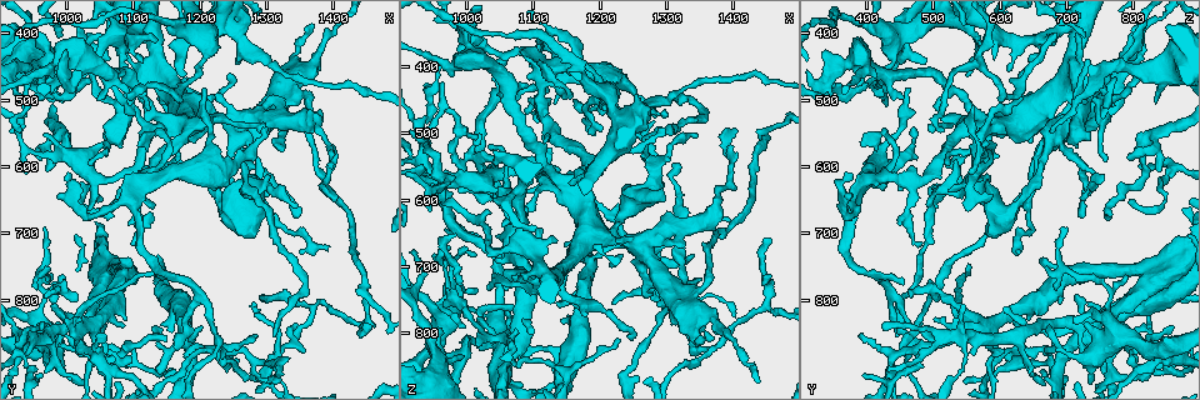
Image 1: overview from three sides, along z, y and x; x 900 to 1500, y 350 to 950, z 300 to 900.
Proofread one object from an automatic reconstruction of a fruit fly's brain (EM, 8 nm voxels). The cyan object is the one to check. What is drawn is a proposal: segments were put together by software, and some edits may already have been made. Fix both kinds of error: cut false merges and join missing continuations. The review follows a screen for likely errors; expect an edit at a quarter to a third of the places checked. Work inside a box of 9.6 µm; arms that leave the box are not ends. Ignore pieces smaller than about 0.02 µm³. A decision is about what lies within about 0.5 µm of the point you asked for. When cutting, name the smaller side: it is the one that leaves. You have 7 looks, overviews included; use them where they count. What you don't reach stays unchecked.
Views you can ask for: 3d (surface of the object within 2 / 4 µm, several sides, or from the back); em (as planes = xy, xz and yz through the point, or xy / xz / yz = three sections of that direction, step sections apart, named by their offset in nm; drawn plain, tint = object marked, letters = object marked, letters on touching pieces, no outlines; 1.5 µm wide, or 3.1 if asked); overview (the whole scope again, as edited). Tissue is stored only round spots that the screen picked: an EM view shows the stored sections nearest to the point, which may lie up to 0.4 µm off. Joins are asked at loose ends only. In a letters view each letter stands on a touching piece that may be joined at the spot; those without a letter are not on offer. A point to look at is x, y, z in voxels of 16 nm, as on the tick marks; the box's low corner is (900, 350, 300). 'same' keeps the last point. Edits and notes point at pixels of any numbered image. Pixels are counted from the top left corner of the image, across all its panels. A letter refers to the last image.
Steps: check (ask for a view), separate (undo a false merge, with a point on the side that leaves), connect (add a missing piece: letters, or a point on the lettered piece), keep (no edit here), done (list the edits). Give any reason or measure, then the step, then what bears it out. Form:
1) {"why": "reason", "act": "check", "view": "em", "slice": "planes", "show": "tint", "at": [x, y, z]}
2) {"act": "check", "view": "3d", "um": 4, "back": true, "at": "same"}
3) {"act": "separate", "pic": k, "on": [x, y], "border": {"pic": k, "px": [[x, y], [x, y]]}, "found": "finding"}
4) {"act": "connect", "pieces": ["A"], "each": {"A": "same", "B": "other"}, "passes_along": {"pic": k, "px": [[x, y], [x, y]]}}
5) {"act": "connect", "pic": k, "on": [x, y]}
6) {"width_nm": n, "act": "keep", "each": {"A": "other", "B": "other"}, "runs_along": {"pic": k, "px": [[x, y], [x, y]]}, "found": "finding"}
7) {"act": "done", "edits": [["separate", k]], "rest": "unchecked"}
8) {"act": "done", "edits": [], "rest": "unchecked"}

{"why": "three-way junction", "act": "check", "view": "em", "slice": "yz", "step": 8, "show": "tint", "at": [1190, 875, 695]}

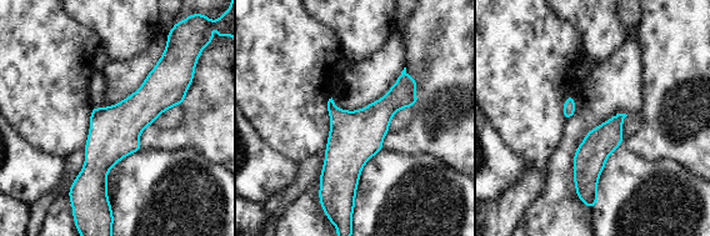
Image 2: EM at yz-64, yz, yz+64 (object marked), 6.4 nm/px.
{"act": "check", "view": "em", "slice": "planes", "show": "letters", "at": "same"}

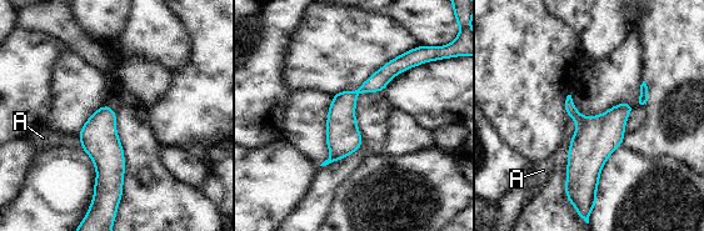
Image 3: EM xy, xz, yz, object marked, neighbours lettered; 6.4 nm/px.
{"longest_contact_nm": ["A", 90], "act": "keep", "each": {"A": "other"}, "border": {"pic": 3, "px": [[78, 136], [83, 149]]}, "found": "one cell here"}

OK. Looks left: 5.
{"why": "branch stops here", "act": "check", "view": "3d", "um": 2, "at": [1090, 620, 385]}

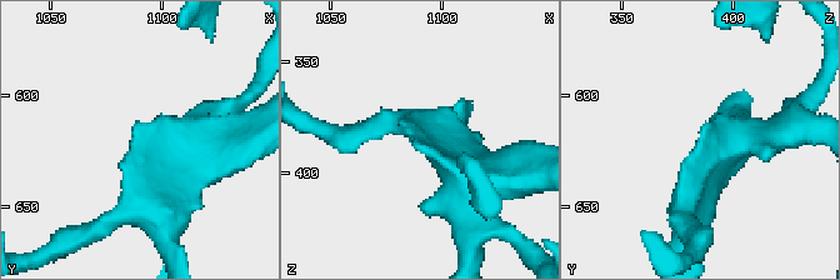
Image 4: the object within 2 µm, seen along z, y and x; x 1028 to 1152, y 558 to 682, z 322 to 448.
{"act": "check", "view": "em", "slice": "yz", "step": 4, "show": "letters", "at": [1088, 618, 386]}

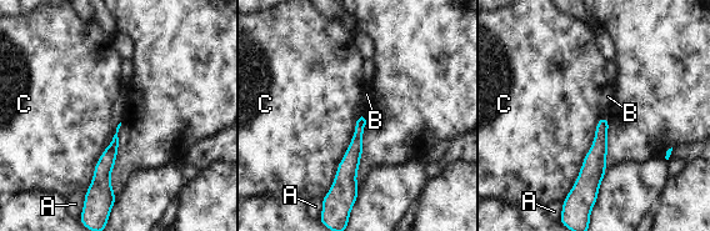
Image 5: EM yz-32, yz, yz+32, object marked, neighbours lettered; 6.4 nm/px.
{"act": "check", "view": "em", "slice": "xy", "step": 8, "show": "letters", "at": "same"}

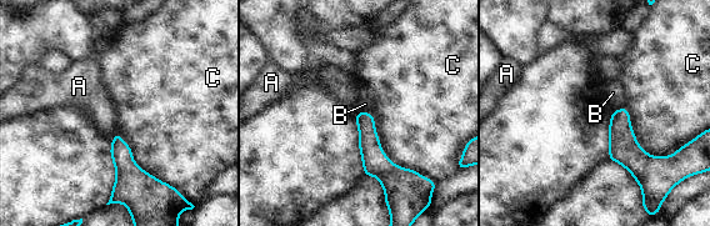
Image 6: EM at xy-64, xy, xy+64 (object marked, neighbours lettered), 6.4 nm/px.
{"act": "keep", "each": {"A": "other", "B": "other", "C": "other"}, "found": "no lettered piece goes on from it"}

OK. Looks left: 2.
{"why": "thin end", "act": "check", "view": "3d", "um": 2, "at": [1375, 385, 810]}

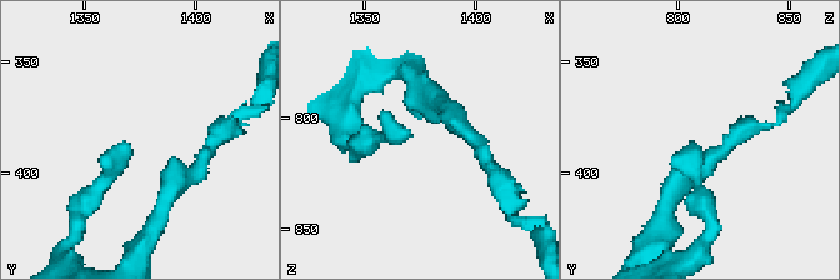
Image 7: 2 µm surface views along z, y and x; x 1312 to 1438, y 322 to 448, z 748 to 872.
{"act": "check", "view": "em", "slice": "planes", "show": "letters", "at": [1373, 390, 809]}

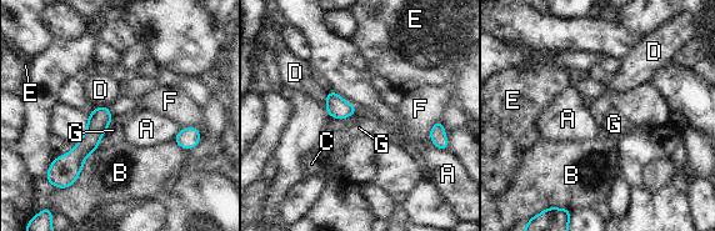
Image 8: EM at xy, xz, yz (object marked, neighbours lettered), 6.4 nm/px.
{"act": "keep", "each": {"A": "other", "B": "other", "C": "other", "D": "other", "E": "other", "F": "other", "G": "other"}, "runs_along": {"pic": 8, "px": [[105, 109], [73, 171]]}, "found": "no lettered piece goes on from it"}

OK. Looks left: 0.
{"act": "done", "edits": [], "rest": "unchecked"}

